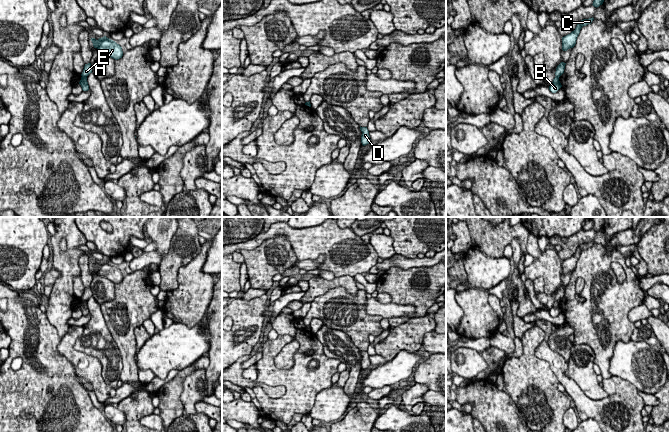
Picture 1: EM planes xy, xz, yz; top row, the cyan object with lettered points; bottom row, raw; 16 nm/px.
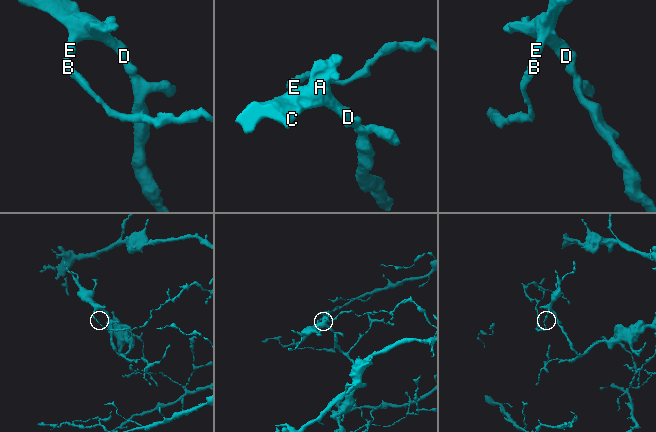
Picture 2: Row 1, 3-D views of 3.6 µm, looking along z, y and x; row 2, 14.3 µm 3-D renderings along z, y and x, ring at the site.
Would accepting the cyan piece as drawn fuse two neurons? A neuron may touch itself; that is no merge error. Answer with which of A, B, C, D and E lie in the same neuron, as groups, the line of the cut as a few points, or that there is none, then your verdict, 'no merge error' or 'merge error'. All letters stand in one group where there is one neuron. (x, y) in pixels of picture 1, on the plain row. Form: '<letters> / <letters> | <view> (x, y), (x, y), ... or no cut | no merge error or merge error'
A C D E / B | xy (82, 300), (86, 302) | merge error

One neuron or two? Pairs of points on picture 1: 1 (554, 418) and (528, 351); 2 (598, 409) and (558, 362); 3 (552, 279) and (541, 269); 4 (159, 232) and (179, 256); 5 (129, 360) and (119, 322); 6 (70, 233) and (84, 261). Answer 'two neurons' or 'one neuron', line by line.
1: one neuron
2: one neuron
3: one neuron
4: two neurons
5: one neuron
6: two neurons

